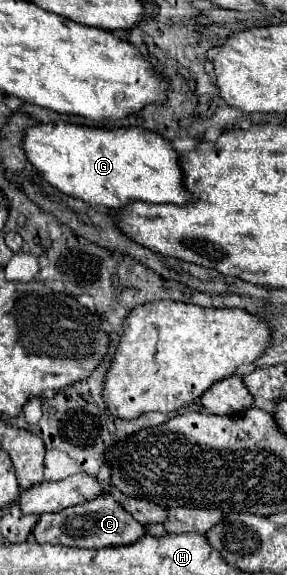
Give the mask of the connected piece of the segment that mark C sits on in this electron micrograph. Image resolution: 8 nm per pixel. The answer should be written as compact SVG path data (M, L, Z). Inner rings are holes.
M99 495L93 501L85 501L83 505L67 507L59 513L45 513L39 517L33 535L37 543L51 543L51 545L69 545L81 549L103 549L103 547L123 547L131 545L137 539L147 535L145 525L137 523L137 519L111 495Z

